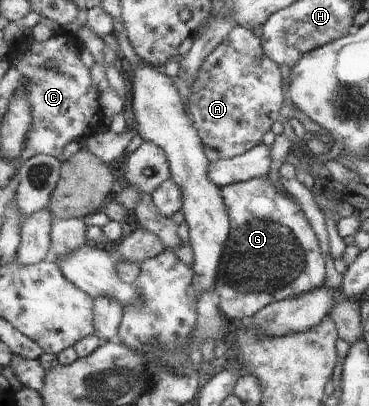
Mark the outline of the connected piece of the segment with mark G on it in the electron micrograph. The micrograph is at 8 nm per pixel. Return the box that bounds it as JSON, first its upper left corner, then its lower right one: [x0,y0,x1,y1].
[215,176,326,322]

